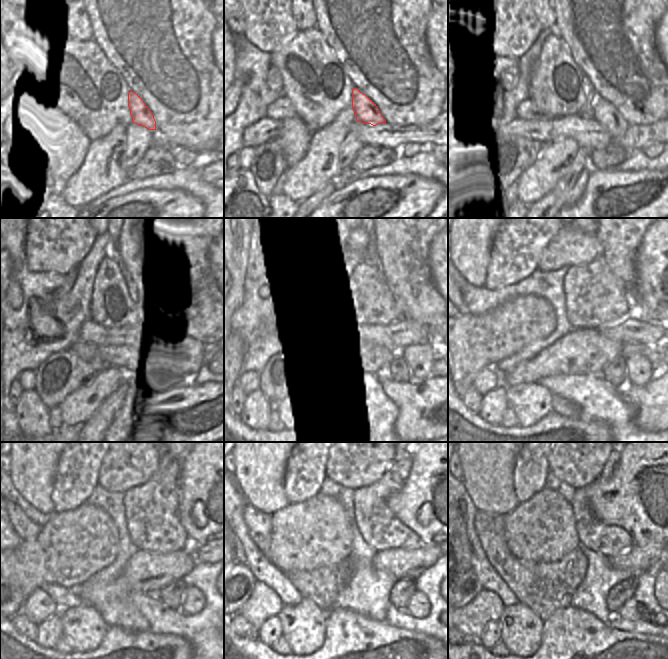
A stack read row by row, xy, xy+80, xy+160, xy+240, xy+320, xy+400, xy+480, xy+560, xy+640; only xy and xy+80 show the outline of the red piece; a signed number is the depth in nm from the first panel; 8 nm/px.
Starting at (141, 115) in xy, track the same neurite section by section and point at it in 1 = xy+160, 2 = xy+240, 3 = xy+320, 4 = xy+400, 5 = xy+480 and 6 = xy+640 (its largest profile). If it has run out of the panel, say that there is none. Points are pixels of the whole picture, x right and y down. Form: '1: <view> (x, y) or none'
1: xy+160 (601, 111)
2: xy+240 (191, 354)
3: xy+320 (419, 359)
4: xy+400 (639, 368)
5: xy+480 (193, 602)
6: xy+640 (633, 610)

